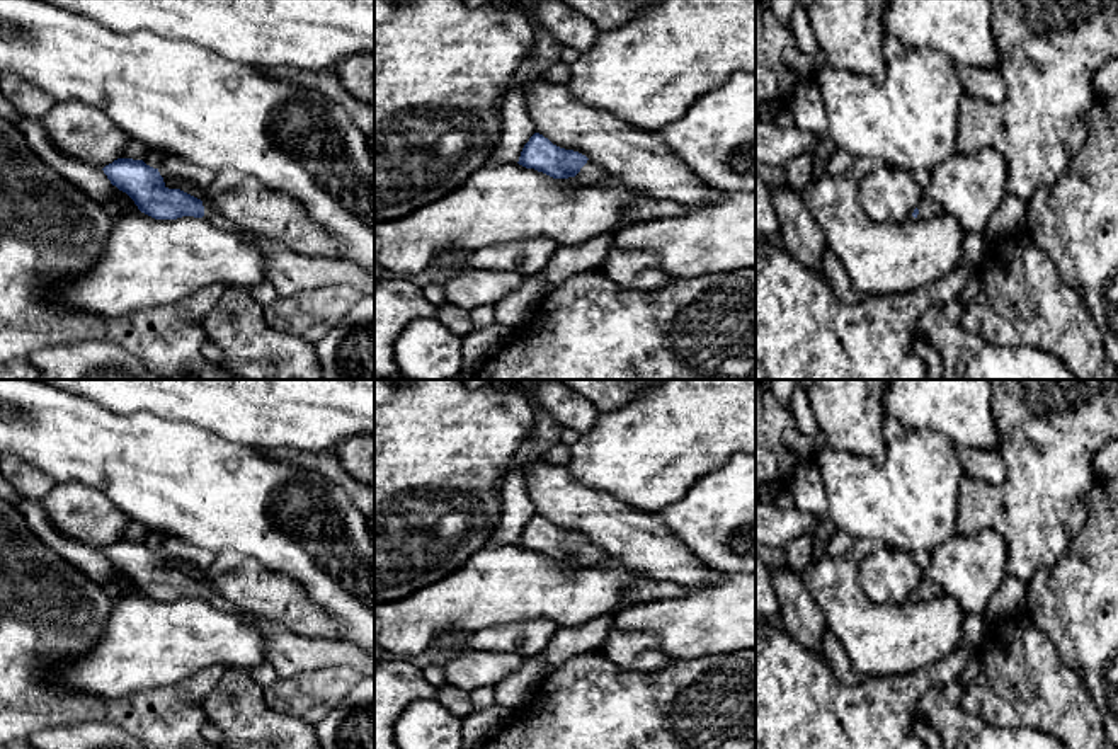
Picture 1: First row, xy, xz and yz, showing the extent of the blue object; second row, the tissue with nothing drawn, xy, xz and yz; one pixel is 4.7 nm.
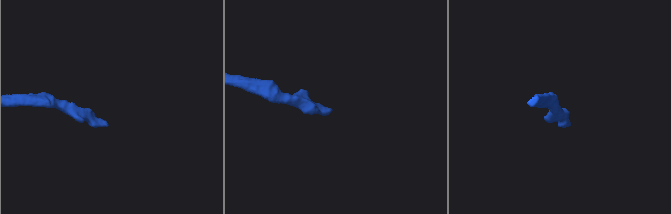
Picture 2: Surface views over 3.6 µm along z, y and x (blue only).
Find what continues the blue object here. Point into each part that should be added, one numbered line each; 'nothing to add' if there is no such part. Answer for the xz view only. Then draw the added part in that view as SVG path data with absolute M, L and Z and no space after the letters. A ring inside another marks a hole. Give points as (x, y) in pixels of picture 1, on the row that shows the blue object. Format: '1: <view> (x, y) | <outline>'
1: xz (591, 172) | M587 160L587 163L580 169L580 172L573 179L577 179L582 184L594 186L606 182L609 177L611 175L602 167Z

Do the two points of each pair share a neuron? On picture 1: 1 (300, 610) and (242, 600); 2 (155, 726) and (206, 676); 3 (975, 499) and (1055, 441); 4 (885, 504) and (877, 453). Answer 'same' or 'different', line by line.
1: same
2: same
3: same
4: different

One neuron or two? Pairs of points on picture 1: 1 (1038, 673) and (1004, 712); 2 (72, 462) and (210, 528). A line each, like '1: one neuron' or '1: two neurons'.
1: one neuron
2: one neuron

